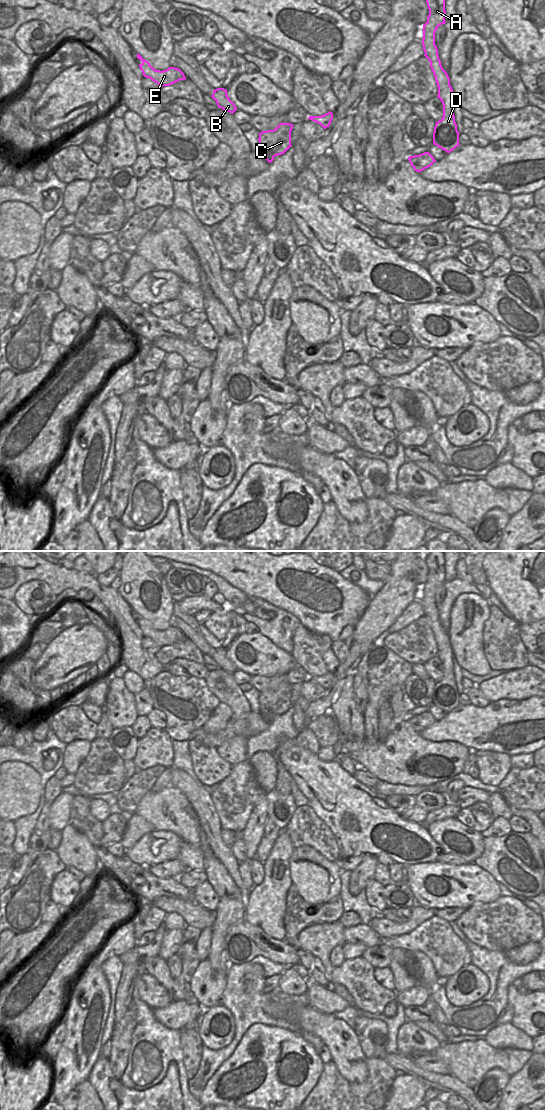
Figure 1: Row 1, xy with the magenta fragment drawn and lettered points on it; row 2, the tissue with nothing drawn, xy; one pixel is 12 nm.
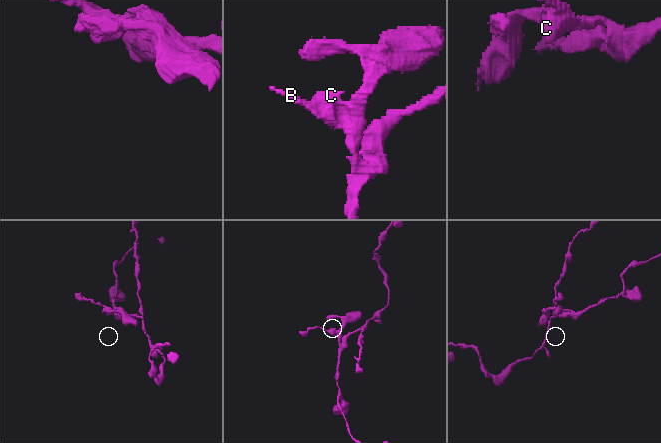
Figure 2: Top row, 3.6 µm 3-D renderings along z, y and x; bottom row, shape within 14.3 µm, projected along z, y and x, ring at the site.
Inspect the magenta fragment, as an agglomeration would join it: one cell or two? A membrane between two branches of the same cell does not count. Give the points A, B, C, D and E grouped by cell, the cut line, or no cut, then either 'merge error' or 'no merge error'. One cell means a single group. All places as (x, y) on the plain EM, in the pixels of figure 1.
groups A B C D E; cut none; no merge error

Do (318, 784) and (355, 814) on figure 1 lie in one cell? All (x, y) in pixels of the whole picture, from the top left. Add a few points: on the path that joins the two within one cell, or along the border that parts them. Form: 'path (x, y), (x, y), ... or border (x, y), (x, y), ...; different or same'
path (327, 787), (346, 806); same

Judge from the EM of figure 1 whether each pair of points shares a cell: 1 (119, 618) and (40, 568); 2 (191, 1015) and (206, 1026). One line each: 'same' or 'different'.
1: same
2: different

